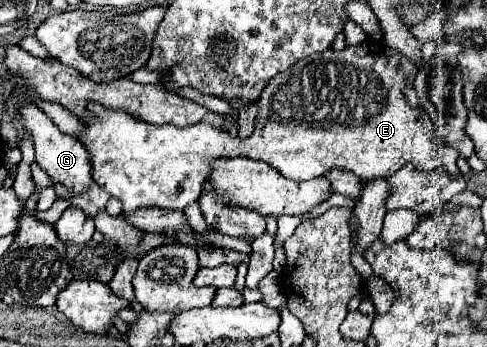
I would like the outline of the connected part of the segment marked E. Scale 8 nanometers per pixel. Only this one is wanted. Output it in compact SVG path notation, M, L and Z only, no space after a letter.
M364 42L358 46L346 46L342 52L326 50L322 54L312 54L290 66L290 70L278 74L260 96L258 124L250 138L232 138L228 132L218 130L210 124L194 124L178 128L172 124L154 126L132 118L126 112L106 110L102 106L90 106L94 120L86 122L86 130L78 136L90 152L94 166L94 182L110 196L122 202L126 214L138 208L164 208L164 210L184 210L188 204L200 198L202 180L210 170L214 158L238 158L248 156L252 160L264 160L274 166L284 178L290 180L310 180L318 178L332 168L350 170L358 178L386 178L398 172L404 164L412 164L416 170L434 172L440 166L438 138L434 134L434 124L428 112L418 106L412 108L406 102L404 88L412 74L416 74L416 64L402 56L398 50L380 44Z

